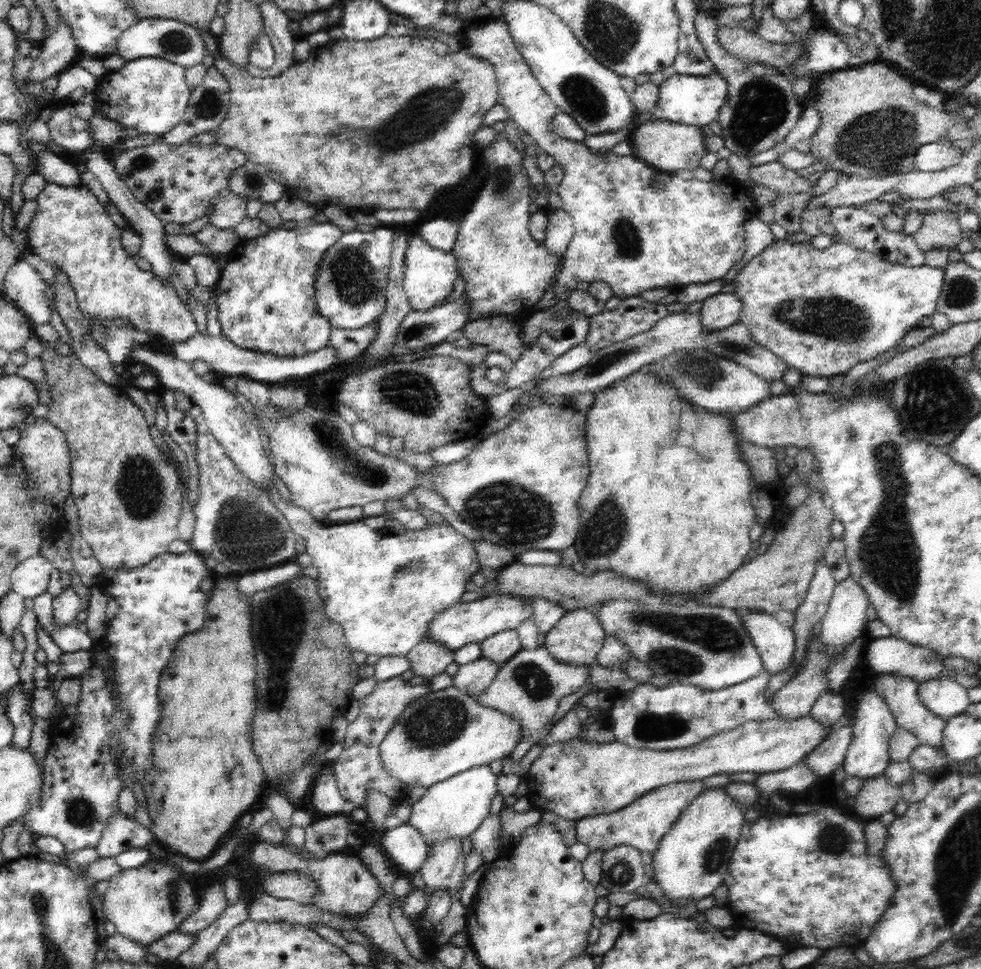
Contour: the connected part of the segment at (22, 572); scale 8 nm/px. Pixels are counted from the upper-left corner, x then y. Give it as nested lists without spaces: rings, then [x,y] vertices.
[[[42,555],[22,560],[12,571],[10,589],[22,598],[46,598],[54,565]]]

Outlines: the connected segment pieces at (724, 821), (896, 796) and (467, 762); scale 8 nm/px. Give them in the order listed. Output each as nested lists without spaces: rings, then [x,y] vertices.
[[[726,787],[704,789],[704,792],[701,792],[682,812],[671,831],[663,837],[663,840],[660,840],[659,848],[652,856],[656,882],[665,896],[672,900],[687,898],[695,903],[705,896],[712,895],[714,890],[724,883],[734,848],[746,824],[745,810],[740,809],[738,803],[726,793]]]
[[[884,774],[866,779],[856,796],[855,816],[875,817],[893,812],[903,798],[901,788],[888,780]]]
[[[452,685],[408,704],[380,743],[379,757],[393,778],[407,784],[405,788],[428,788],[476,765],[508,758],[520,741],[521,728],[515,718],[485,707]]]

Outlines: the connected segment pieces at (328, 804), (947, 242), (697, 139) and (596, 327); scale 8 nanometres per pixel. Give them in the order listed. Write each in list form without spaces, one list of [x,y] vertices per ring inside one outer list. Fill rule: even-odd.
[[[330,762],[322,767],[314,778],[309,800],[314,810],[320,815],[323,814],[324,818],[336,816],[342,811],[345,802],[340,795],[340,788],[336,783],[335,772],[330,767]]]
[[[938,210],[925,213],[920,228],[913,234],[916,244],[924,254],[936,247],[954,249],[963,239],[960,221],[953,211]]]
[[[650,119],[639,122],[636,130],[629,137],[633,154],[657,170],[674,173],[677,170],[696,170],[701,166],[708,149],[704,145],[703,127],[688,126],[662,119]]]
[[[639,295],[620,299],[619,304],[613,310],[605,309],[588,317],[590,330],[588,330],[585,344],[593,353],[612,344],[624,342],[642,332],[648,332],[657,320],[668,316],[669,311],[666,306],[667,304],[646,301]]]

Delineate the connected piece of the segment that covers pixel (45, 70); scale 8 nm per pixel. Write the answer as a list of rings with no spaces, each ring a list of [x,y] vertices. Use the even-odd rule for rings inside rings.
[[[65,19],[56,26],[56,30],[44,38],[40,43],[41,55],[33,60],[30,71],[29,82],[40,82],[41,84],[58,71],[62,72],[72,64],[79,50],[73,39],[72,31]]]

